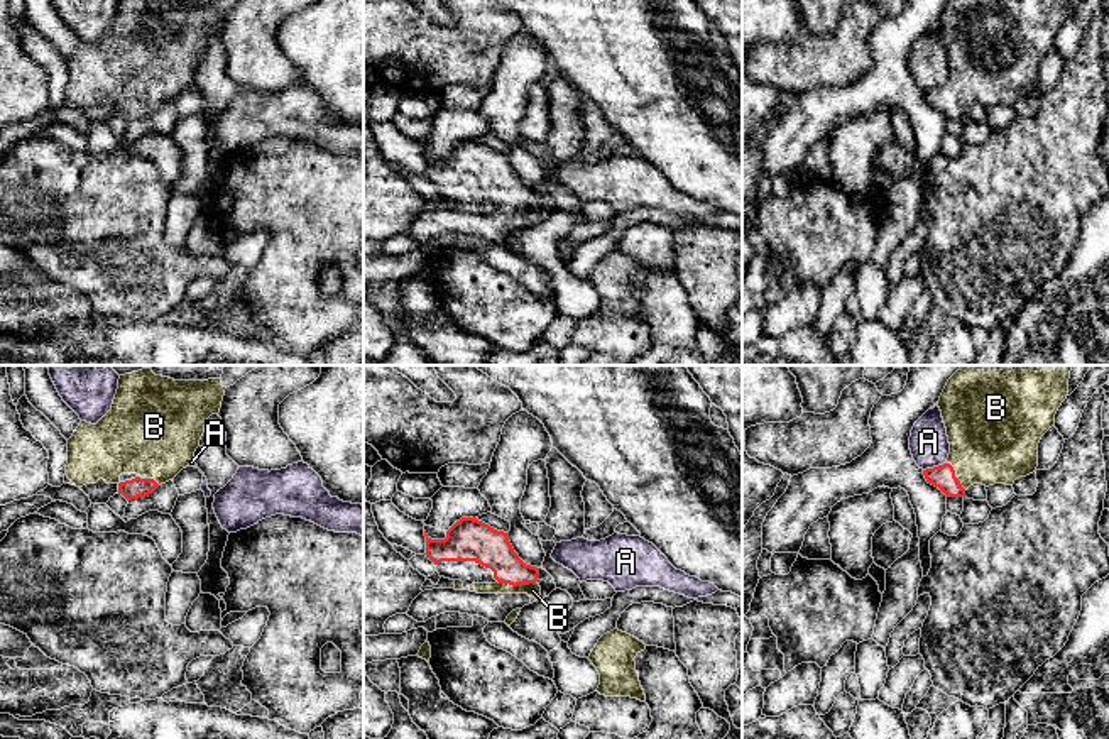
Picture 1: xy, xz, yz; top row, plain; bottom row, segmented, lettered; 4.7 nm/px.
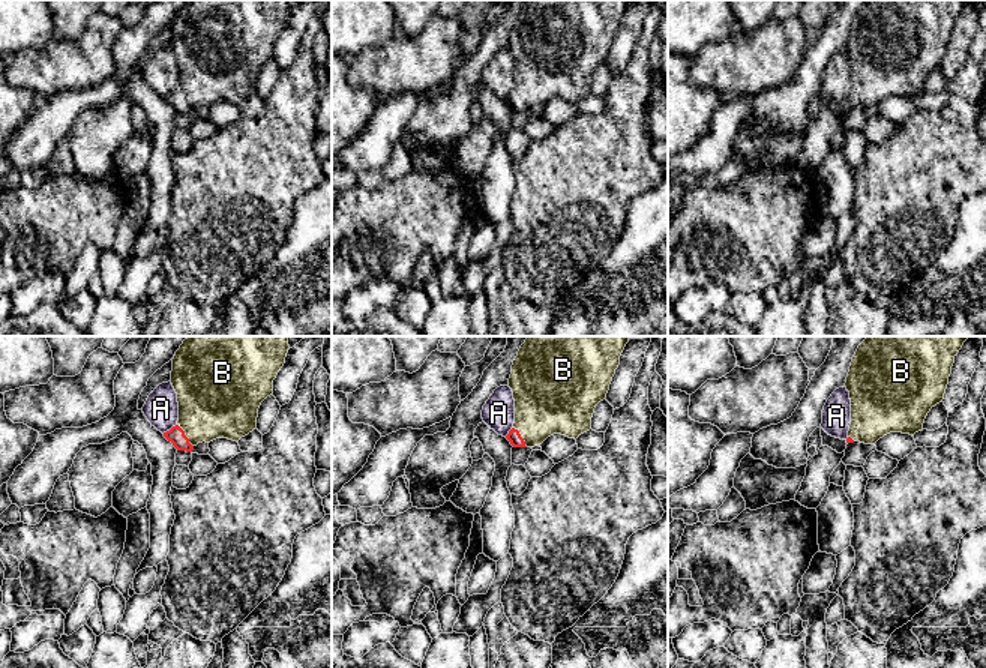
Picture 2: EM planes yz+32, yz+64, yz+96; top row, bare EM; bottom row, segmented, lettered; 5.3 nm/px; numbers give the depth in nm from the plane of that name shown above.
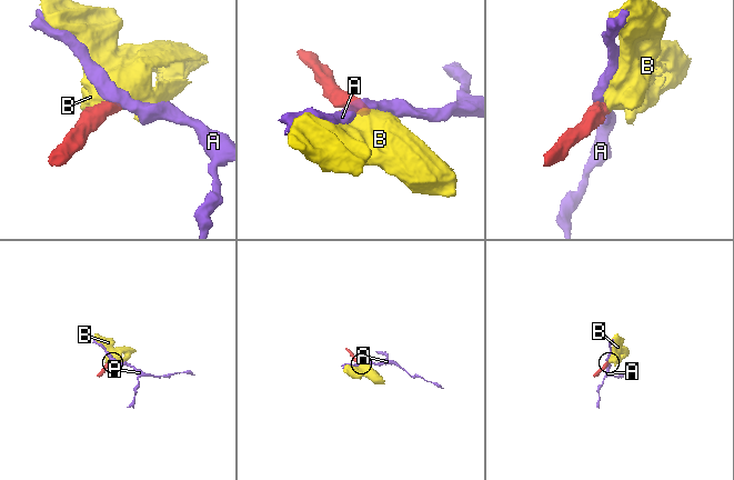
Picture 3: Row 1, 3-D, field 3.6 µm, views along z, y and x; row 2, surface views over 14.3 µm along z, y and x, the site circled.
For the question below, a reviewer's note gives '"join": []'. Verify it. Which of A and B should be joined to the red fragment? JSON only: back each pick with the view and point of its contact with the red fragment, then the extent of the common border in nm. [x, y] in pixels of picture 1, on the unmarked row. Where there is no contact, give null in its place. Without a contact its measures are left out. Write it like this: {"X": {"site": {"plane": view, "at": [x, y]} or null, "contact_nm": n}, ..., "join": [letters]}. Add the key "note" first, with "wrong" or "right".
{"note": "wrong", "B": {"site": {"plane": "xz", "at": [518, 205]}, "contact_nm": 190}, "join": ["B"]}

